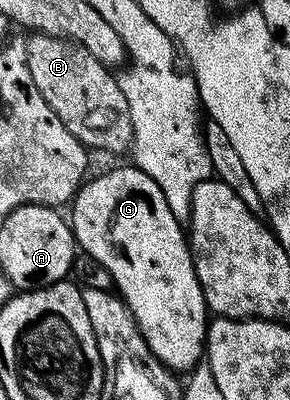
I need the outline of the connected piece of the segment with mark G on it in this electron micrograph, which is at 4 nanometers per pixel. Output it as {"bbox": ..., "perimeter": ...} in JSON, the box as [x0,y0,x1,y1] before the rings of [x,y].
{"bbox":[70,165,210,372],"perimeter":[[[135,165],[120,166],[117,170],[108,170],[105,174],[98,175],[97,178],[91,178],[89,177],[81,185],[80,189],[76,192],[75,198],[70,203],[70,209],[72,209],[70,225],[72,227],[72,237],[75,238],[77,247],[83,253],[93,257],[94,260],[98,260],[99,264],[102,264],[102,267],[110,272],[115,293],[123,298],[125,306],[132,313],[132,319],[136,321],[136,327],[140,330],[140,334],[144,338],[149,352],[160,361],[161,367],[168,369],[169,366],[172,370],[184,370],[183,372],[195,370],[197,366],[201,365],[202,359],[206,354],[210,311],[206,300],[202,296],[202,284],[198,284],[198,276],[194,272],[192,251],[188,245],[185,227],[174,216],[174,212],[170,212],[170,204],[166,204],[166,196],[162,196],[162,188],[158,188],[158,184],[154,184],[154,180],[150,180],[150,176],[146,176],[146,172],[137,170]]]}

